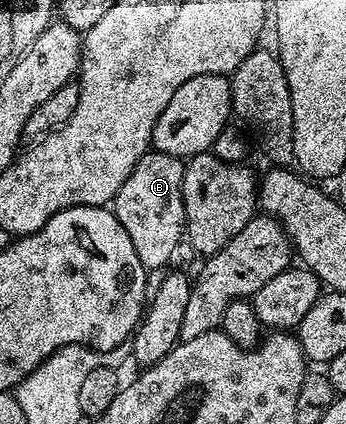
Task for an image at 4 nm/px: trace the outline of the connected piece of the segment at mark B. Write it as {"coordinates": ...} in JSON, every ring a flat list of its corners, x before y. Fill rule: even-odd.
{"coordinates":[[150,149,134,165,130,177,122,181,114,200,114,210,122,229,130,233,134,253,145,269,167,268,172,254,185,238,184,206,182,205,182,177,185,160]]}

